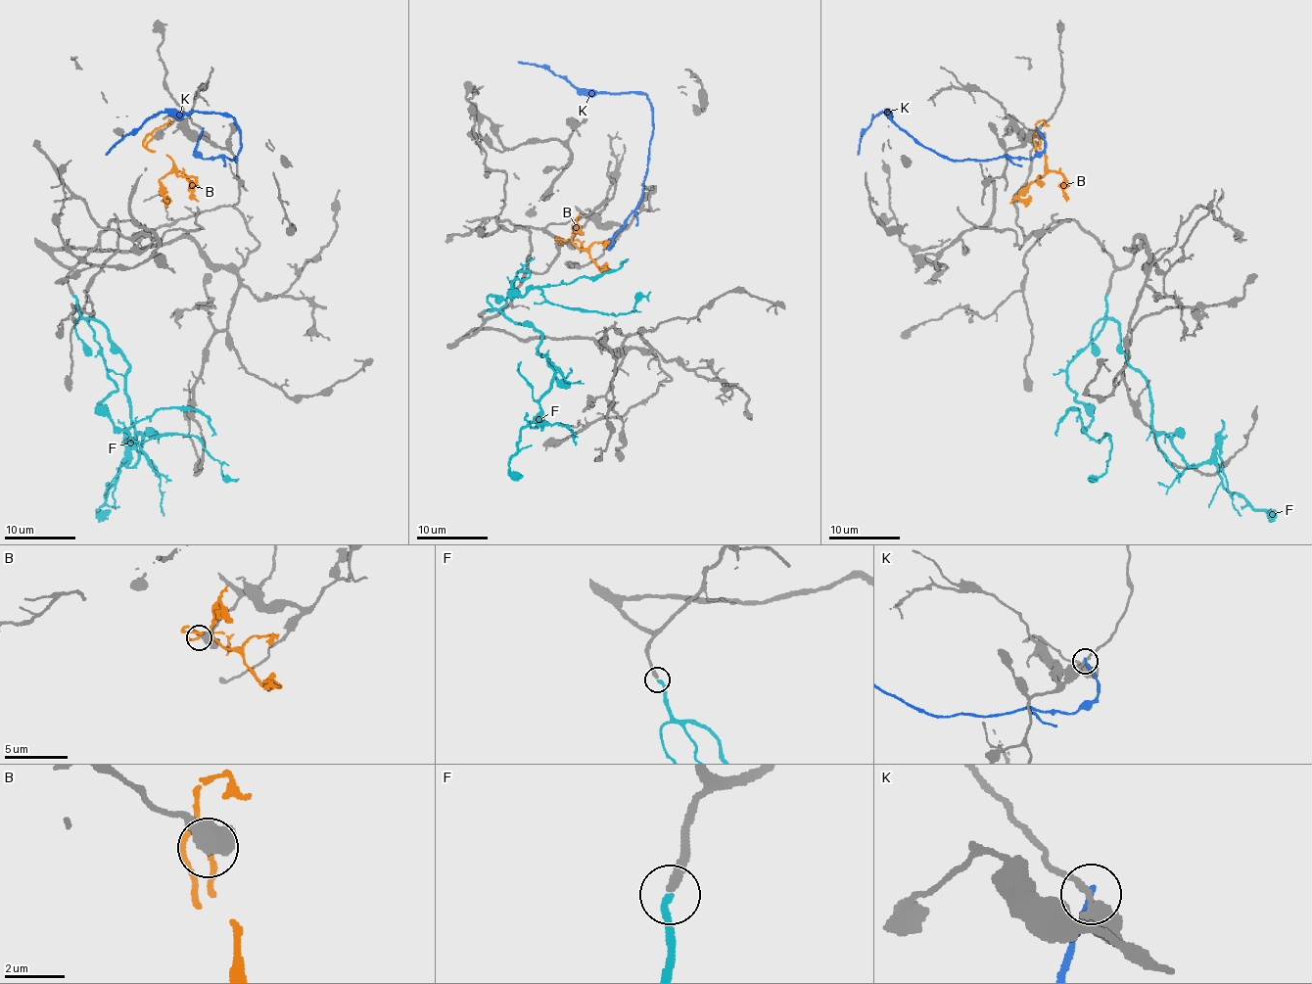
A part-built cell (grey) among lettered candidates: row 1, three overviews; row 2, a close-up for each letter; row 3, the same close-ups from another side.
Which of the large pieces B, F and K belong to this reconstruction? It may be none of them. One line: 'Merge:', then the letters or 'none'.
Merge: F

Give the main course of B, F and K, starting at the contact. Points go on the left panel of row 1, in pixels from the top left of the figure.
B: (152, 138), (148, 136), (143, 145), (166, 154), (173, 162), (173, 168), (159, 181), (164, 201), (166, 195)
F: (72, 296), (128, 365), (141, 453), (126, 464), (132, 449), (148, 458), (163, 516)
K: (202, 129), (197, 152), (204, 160), (236, 162), (241, 145), (238, 123), (218, 113), (157, 113), (105, 154)

